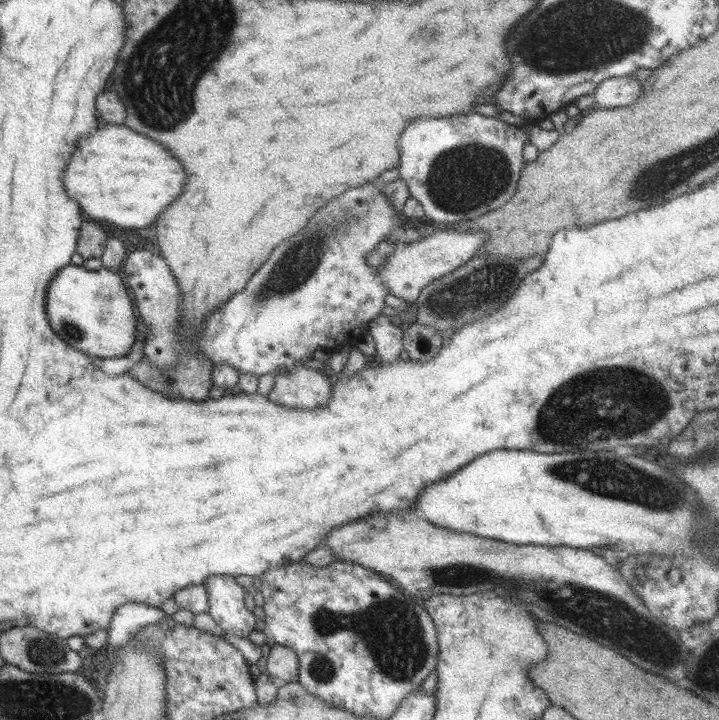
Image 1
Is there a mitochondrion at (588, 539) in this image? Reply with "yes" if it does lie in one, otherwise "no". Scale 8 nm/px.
no

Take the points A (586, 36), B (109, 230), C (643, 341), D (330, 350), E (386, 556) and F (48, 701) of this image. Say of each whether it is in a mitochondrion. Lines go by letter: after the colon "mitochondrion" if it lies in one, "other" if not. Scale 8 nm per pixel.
A: mitochondrion
B: other
C: other
D: other
E: other
F: mitochondrion

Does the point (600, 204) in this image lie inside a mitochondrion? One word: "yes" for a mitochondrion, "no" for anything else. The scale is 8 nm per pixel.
no

